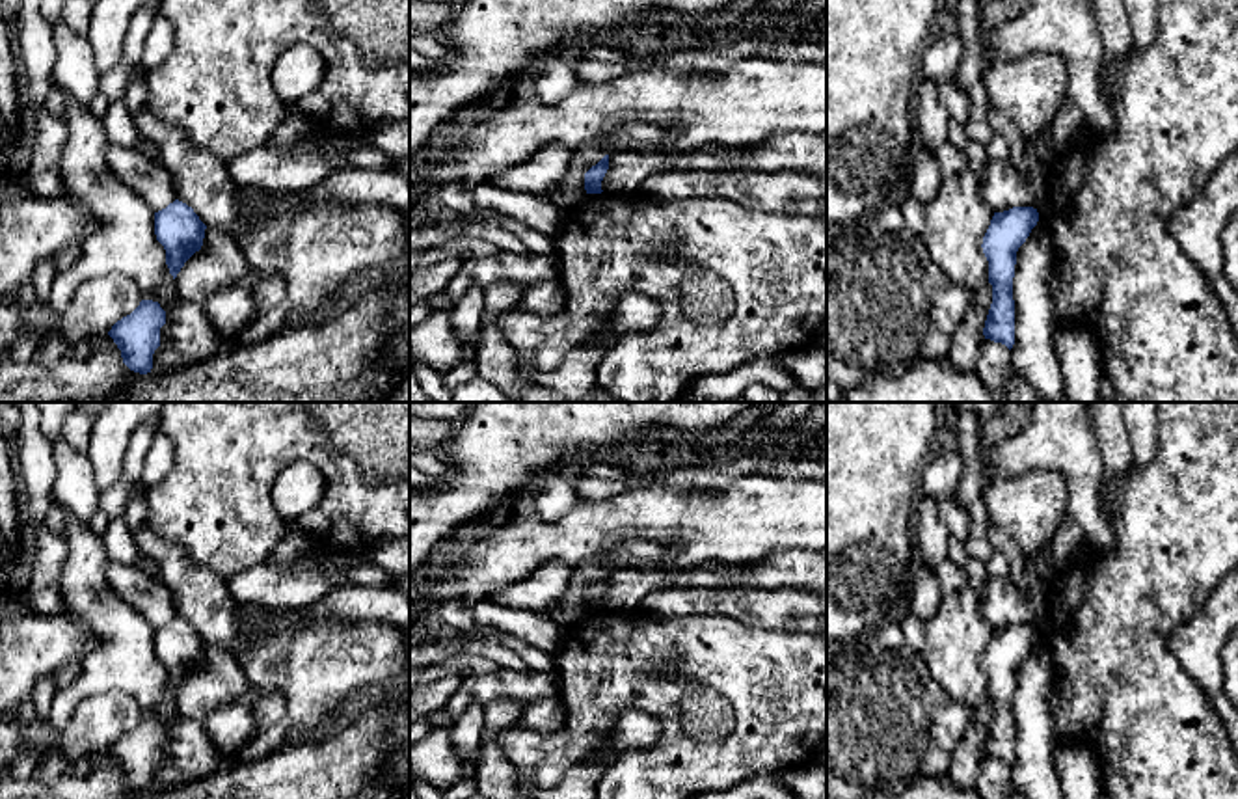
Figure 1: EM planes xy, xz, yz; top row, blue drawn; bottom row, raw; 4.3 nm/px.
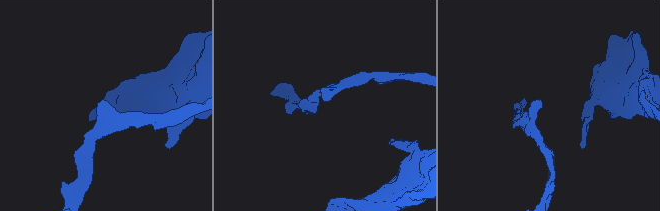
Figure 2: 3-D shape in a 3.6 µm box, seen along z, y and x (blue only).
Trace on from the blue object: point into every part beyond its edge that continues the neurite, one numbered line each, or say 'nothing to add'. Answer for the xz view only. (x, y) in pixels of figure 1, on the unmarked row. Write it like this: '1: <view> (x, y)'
nothing to add

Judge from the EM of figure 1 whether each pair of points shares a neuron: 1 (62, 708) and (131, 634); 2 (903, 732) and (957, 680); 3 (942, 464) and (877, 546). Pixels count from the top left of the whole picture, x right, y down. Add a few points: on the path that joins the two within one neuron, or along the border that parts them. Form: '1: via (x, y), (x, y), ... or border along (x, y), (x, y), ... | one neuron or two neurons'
1: via (79, 690), (116, 652) | one neuron
2: border along (922, 654), (929, 675), (954, 699), (970, 708) | two neurons
3: border along (928, 460), (922, 470), (918, 496) | two neurons

